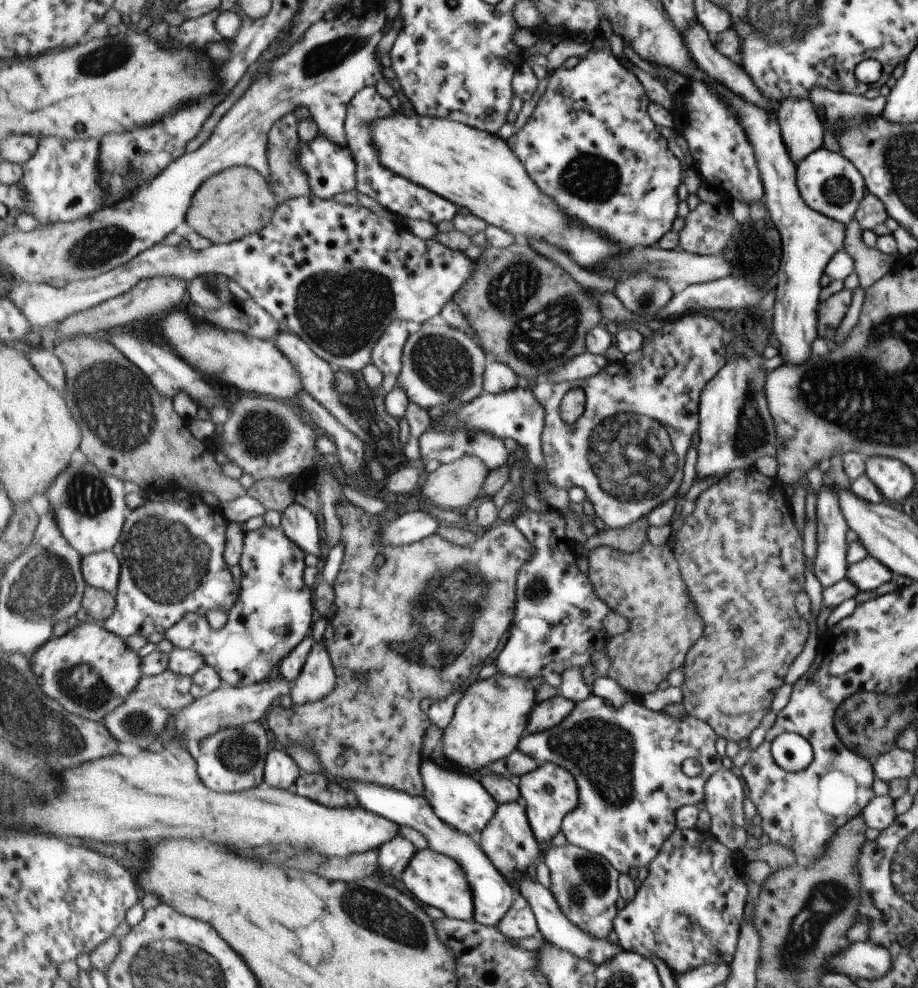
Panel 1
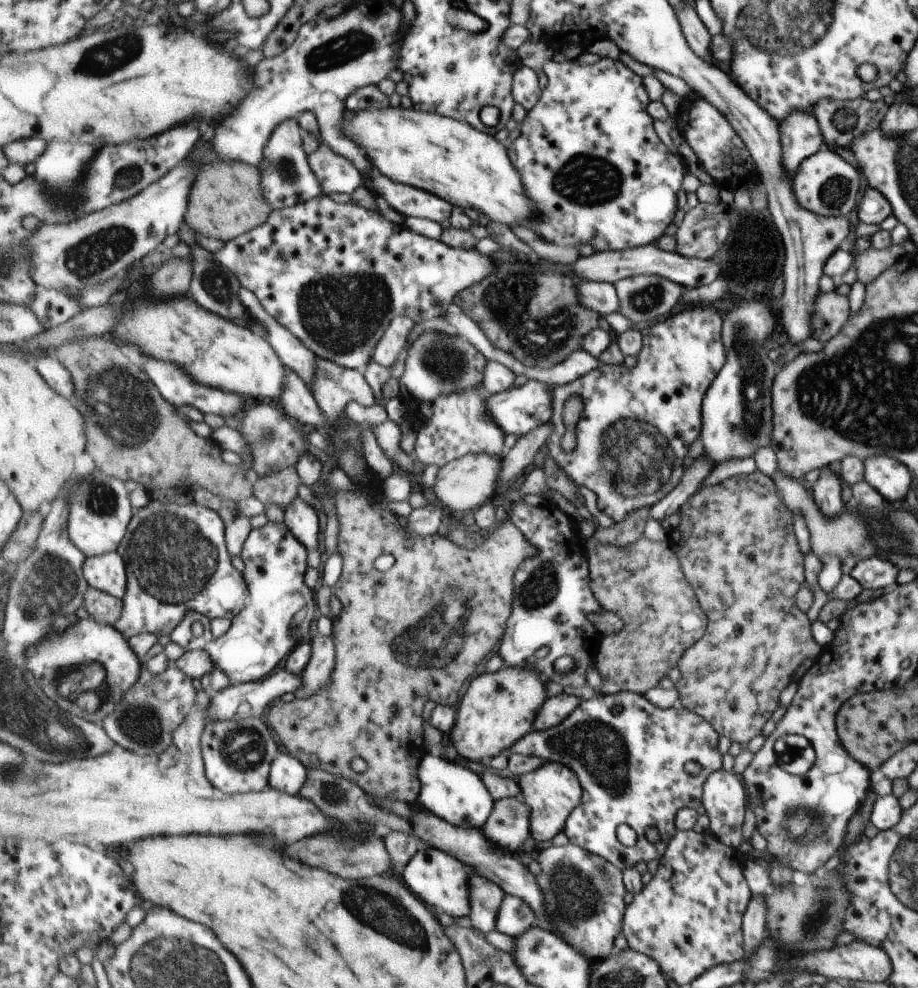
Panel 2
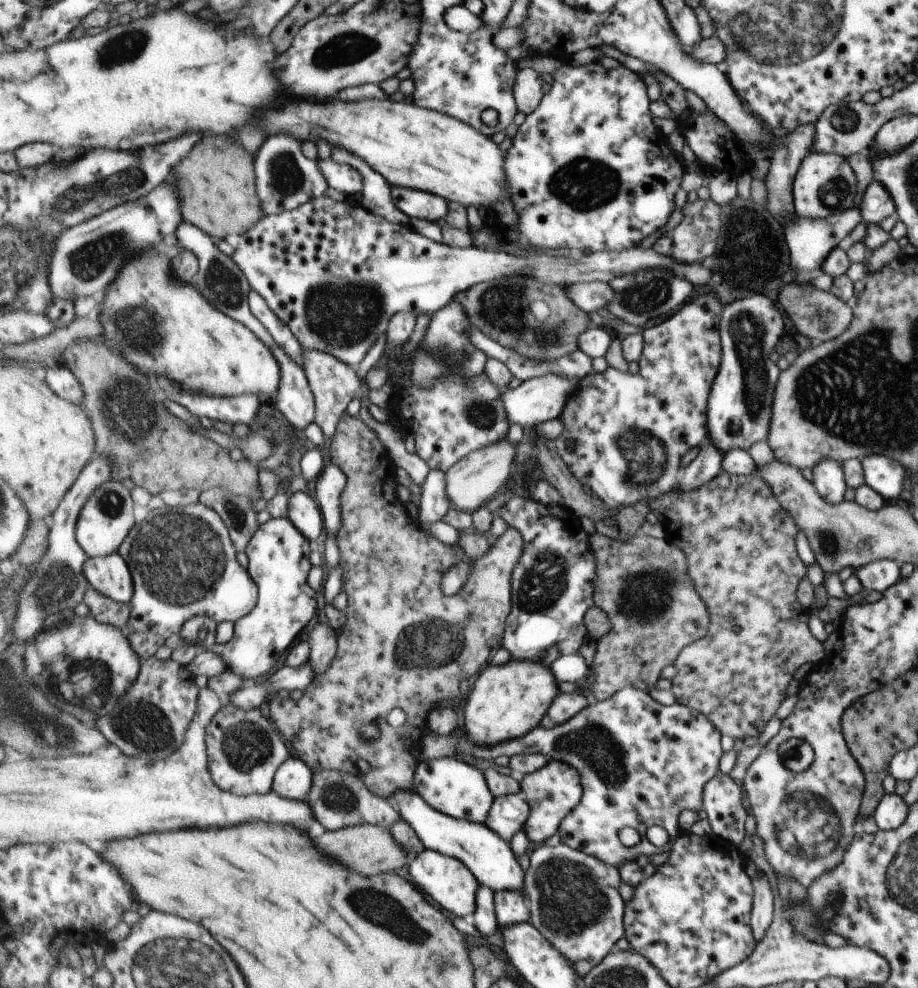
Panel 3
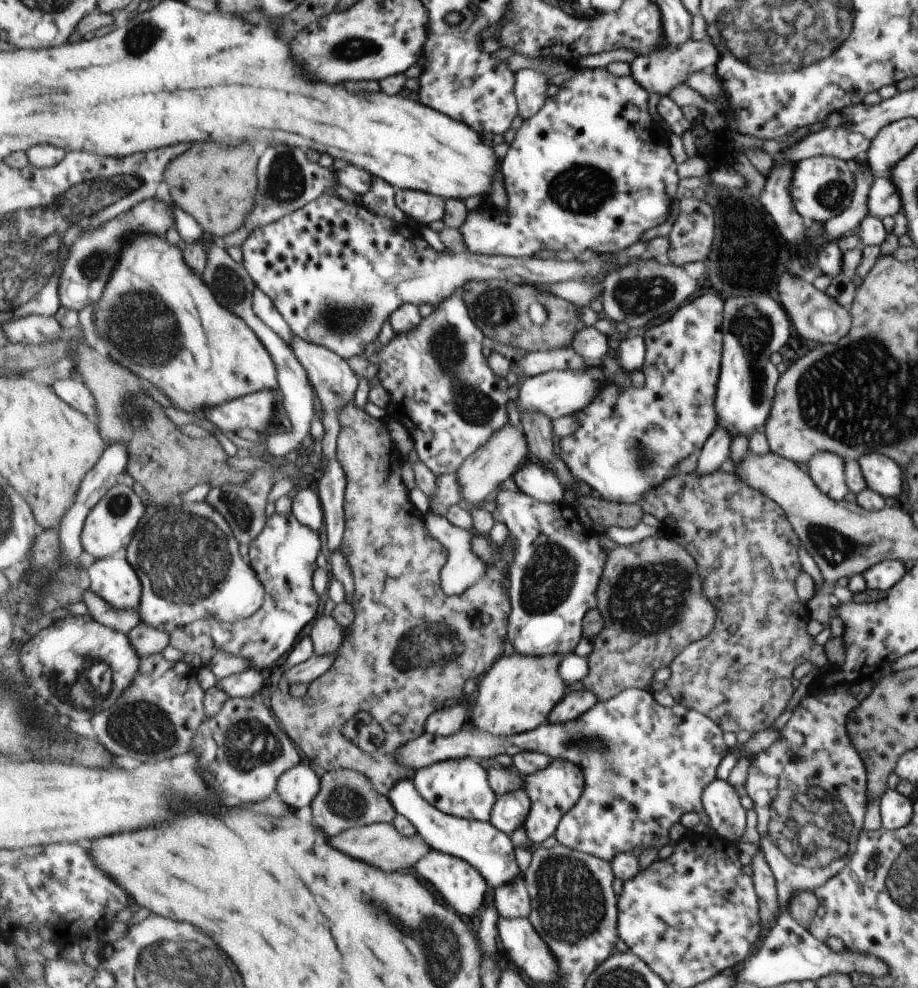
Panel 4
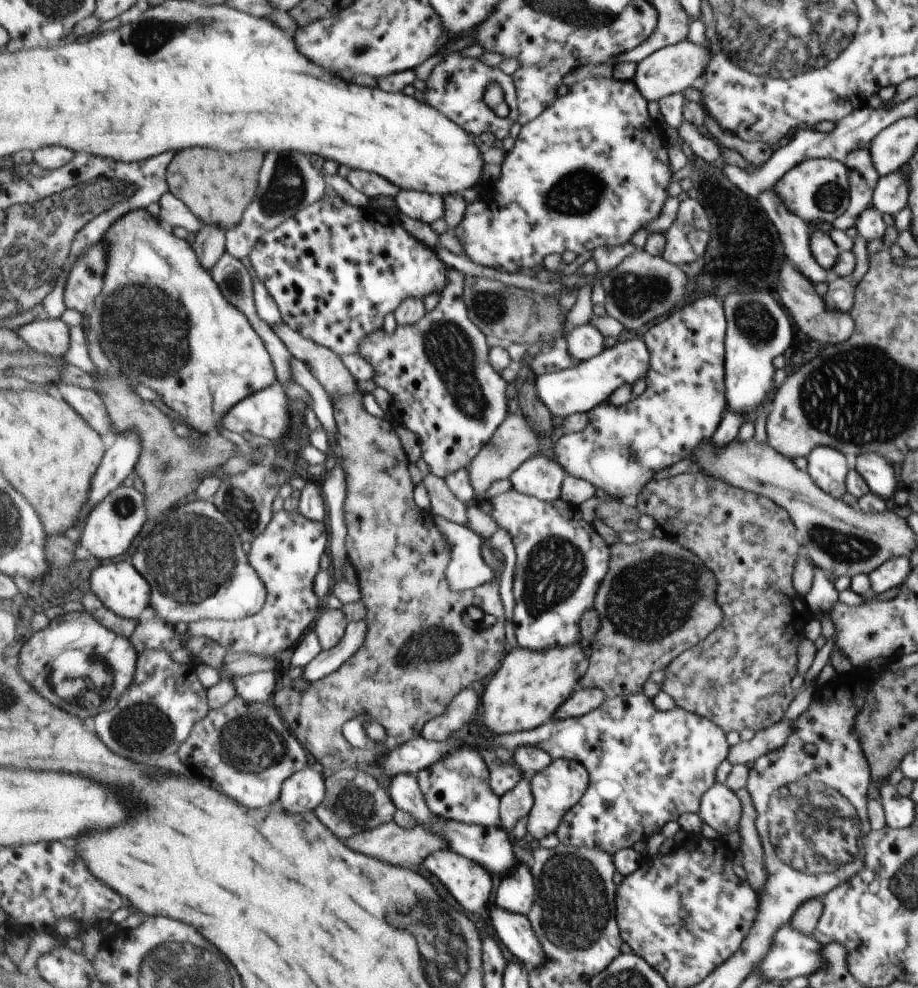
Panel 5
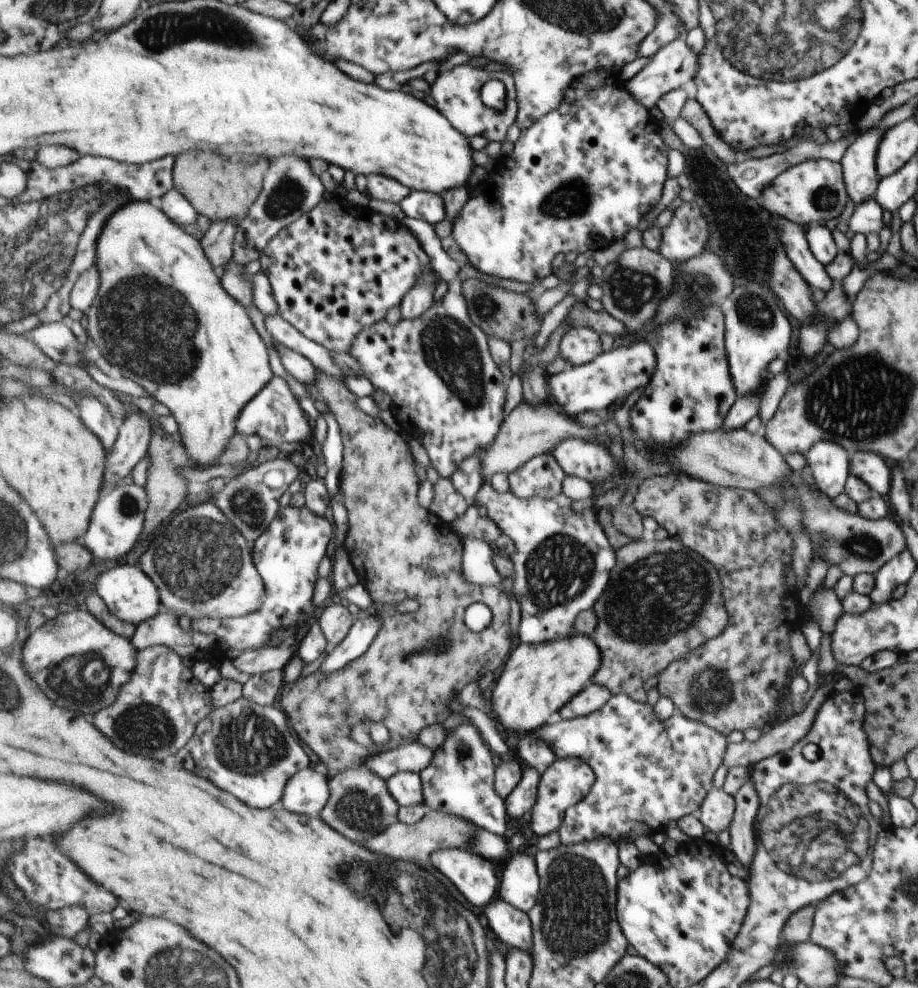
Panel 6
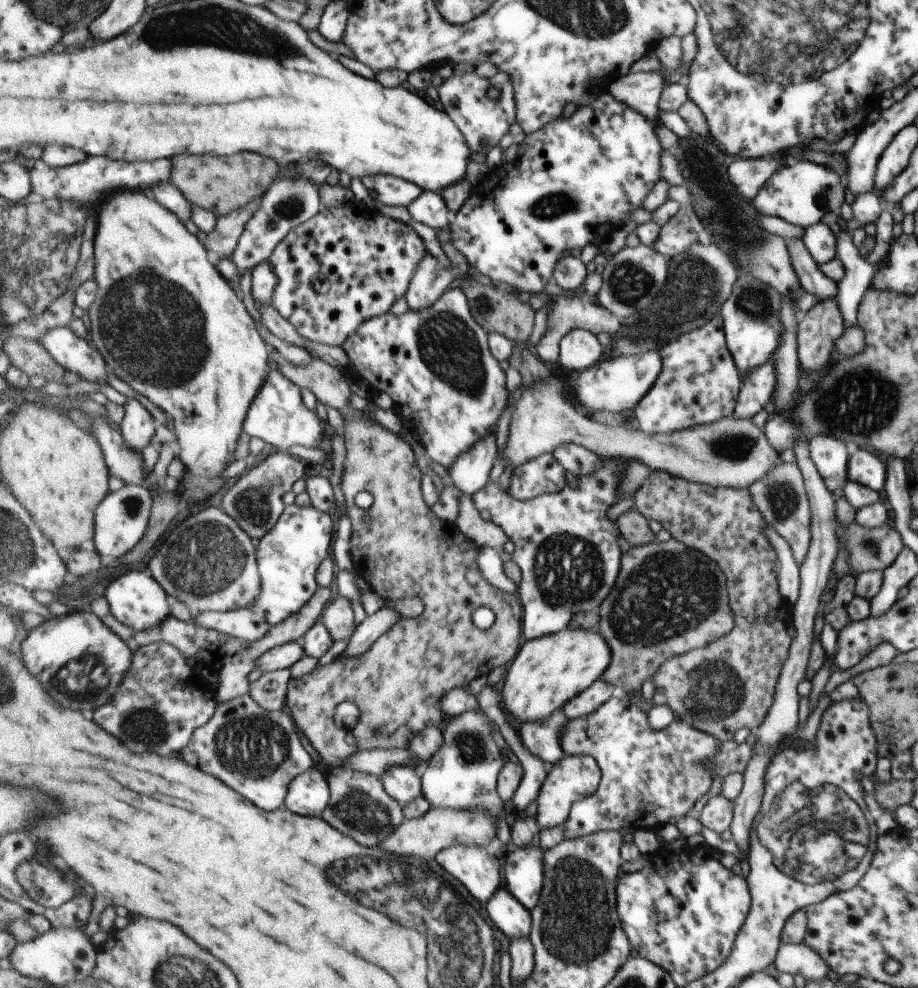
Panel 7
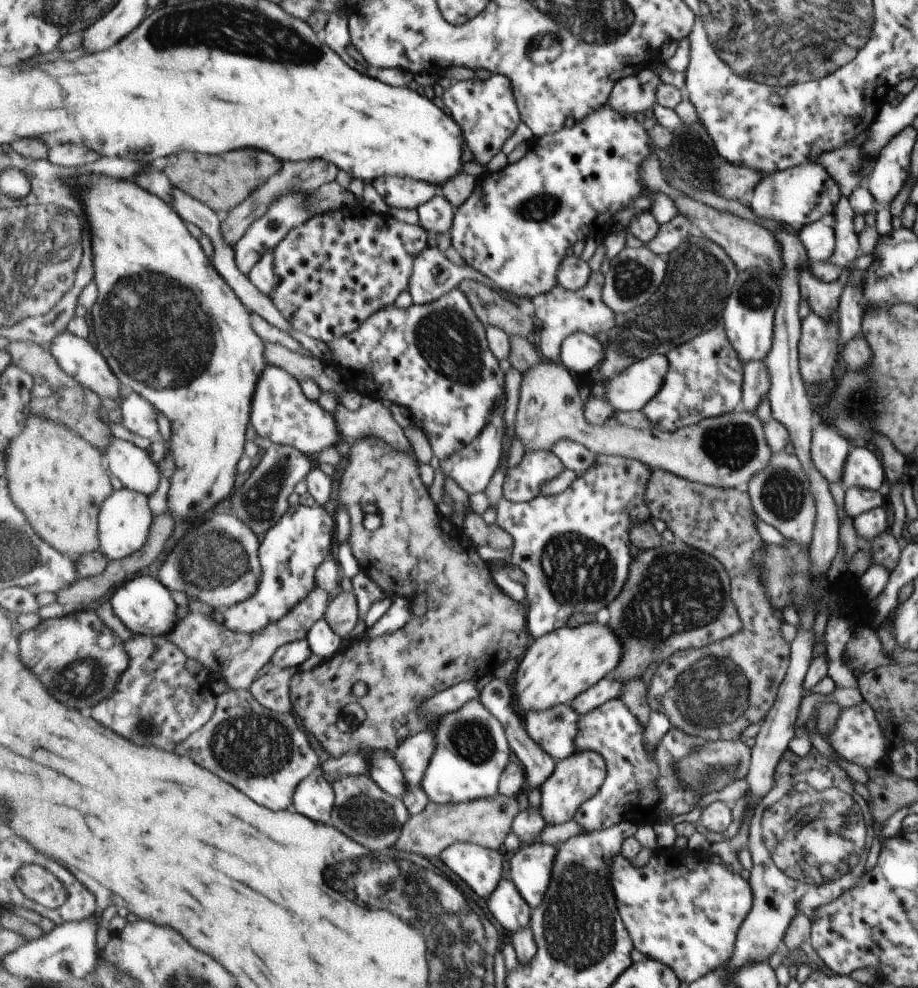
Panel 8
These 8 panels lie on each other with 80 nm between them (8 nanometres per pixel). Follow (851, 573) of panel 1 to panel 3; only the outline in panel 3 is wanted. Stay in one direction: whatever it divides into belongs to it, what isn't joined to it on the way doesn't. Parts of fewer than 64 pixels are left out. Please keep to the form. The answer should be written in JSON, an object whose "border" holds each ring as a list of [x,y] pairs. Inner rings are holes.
{"border":[[[879,559],[859,567],[853,574],[859,579],[863,588],[882,593],[899,580],[899,566],[896,561]]]}

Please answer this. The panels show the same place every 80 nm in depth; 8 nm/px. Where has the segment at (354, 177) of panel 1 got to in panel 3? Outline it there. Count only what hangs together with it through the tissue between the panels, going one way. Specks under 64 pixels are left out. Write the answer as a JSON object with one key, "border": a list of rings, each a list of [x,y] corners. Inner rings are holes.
{"border":[[[332,159],[319,160],[321,170],[330,184],[330,188],[352,196],[363,190],[363,175],[351,165],[342,165]]]}

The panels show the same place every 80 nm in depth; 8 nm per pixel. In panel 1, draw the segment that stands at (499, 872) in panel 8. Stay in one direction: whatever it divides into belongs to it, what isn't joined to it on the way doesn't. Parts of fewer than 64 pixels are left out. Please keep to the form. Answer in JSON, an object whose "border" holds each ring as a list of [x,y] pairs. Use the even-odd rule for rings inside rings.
{"border":[[[431,848],[415,853],[399,883],[423,905],[434,906],[452,919],[473,920],[476,912],[472,885],[460,861]]]}

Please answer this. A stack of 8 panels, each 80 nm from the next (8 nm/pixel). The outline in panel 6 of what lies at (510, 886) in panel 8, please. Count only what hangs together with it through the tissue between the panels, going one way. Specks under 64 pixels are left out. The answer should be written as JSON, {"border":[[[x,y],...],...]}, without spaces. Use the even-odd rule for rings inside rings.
{"border":[[[501,896],[492,900],[485,911],[487,921],[503,942],[509,947],[517,947],[532,954],[534,934],[529,913],[509,904]]]}

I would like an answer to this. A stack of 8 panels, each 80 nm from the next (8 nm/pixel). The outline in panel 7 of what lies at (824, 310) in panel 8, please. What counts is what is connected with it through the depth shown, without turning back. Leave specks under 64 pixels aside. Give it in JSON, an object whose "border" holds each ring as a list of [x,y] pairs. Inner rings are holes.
{"border":[[[791,239],[786,247],[801,290],[813,294],[816,303],[835,299],[838,291],[836,282],[819,272],[816,262],[808,255],[802,240]]]}

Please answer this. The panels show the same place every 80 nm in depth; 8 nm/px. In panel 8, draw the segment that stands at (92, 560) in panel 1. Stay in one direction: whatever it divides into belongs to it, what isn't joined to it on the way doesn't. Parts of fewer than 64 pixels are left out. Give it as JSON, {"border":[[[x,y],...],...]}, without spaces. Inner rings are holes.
{"border":[[[141,575],[117,588],[110,598],[117,616],[134,632],[135,635],[162,637],[171,635],[176,630],[180,619],[177,616],[177,602],[173,600],[169,589],[159,580]]]}

